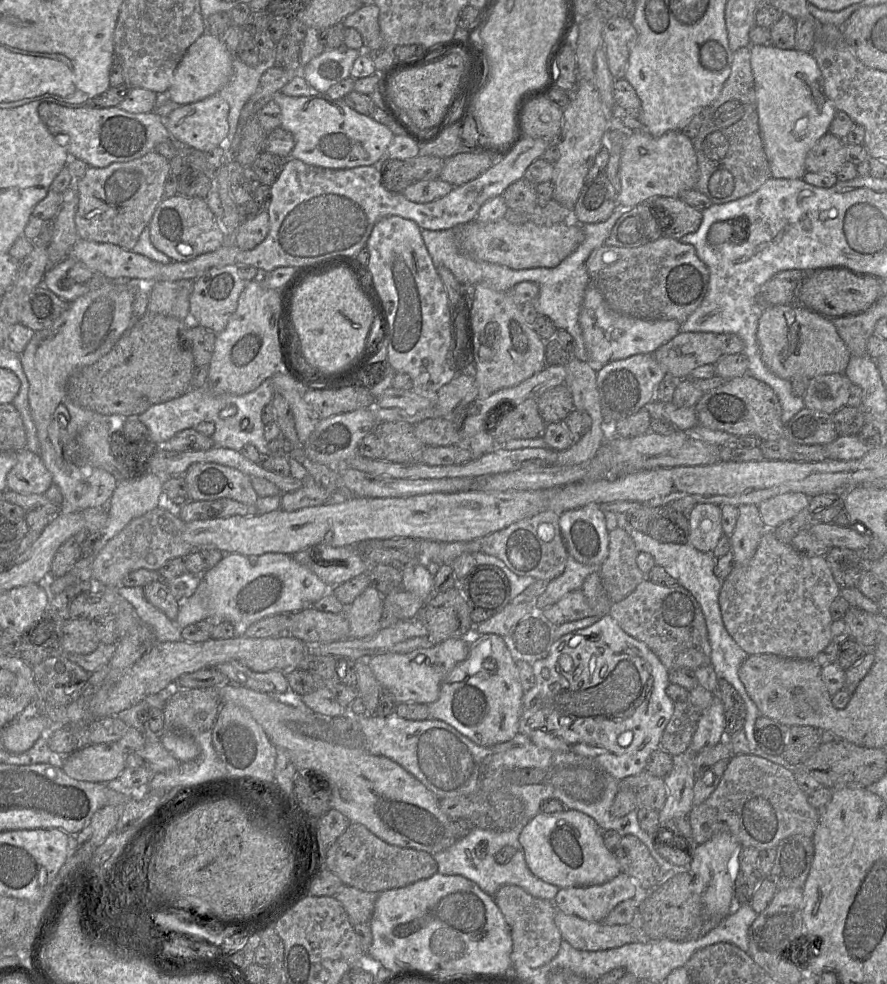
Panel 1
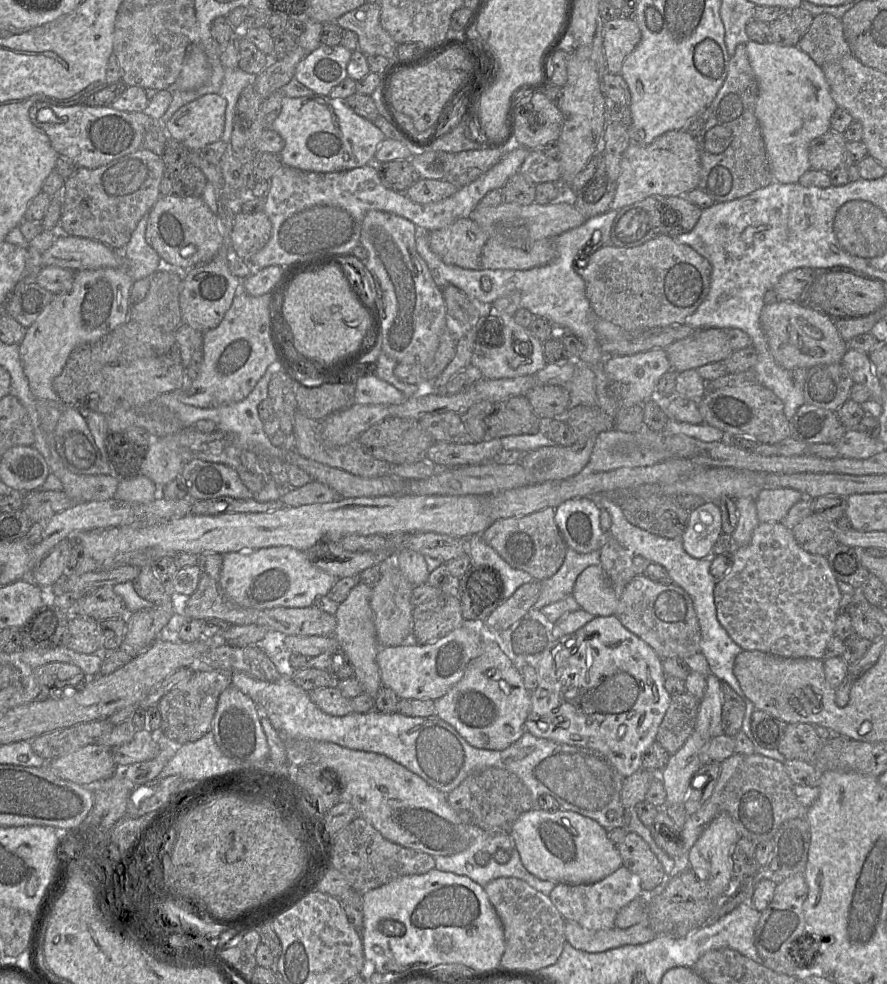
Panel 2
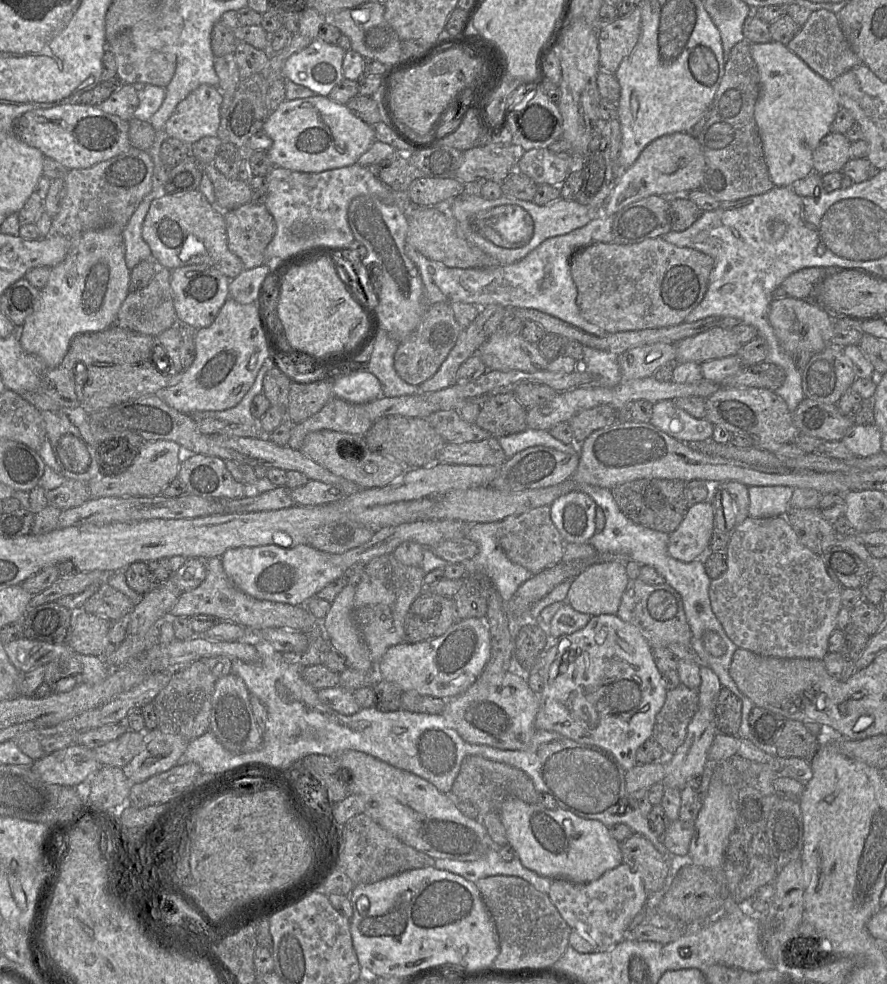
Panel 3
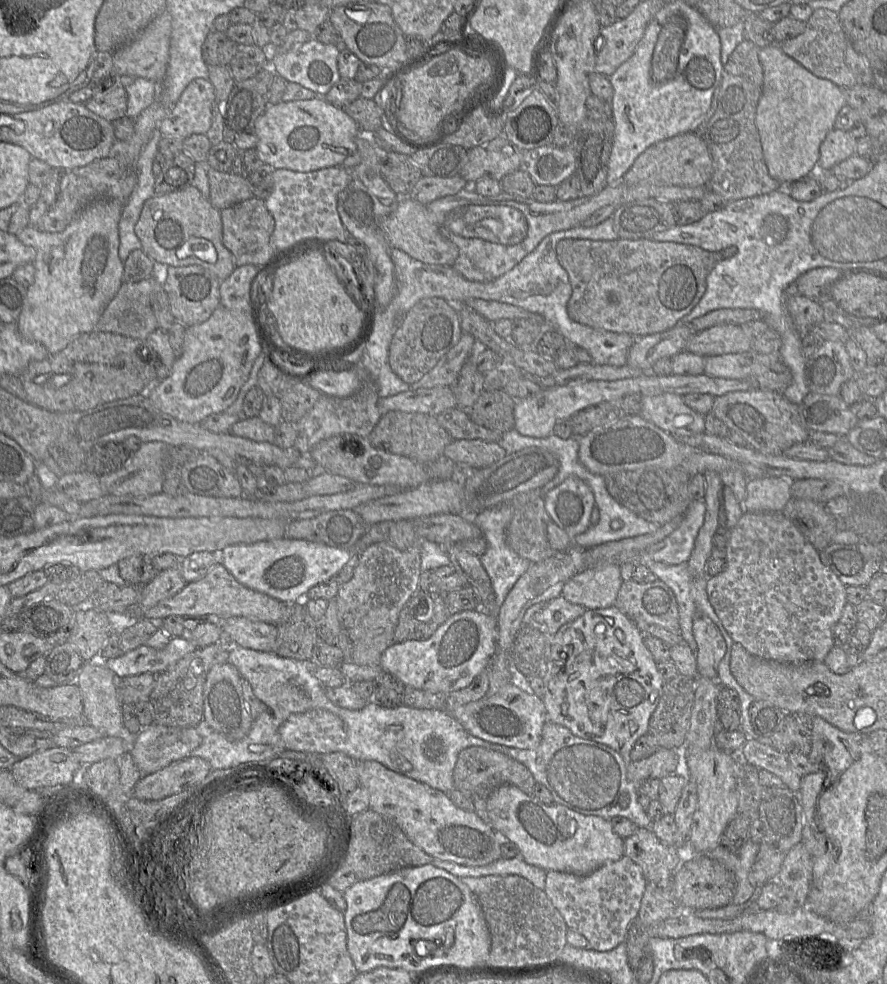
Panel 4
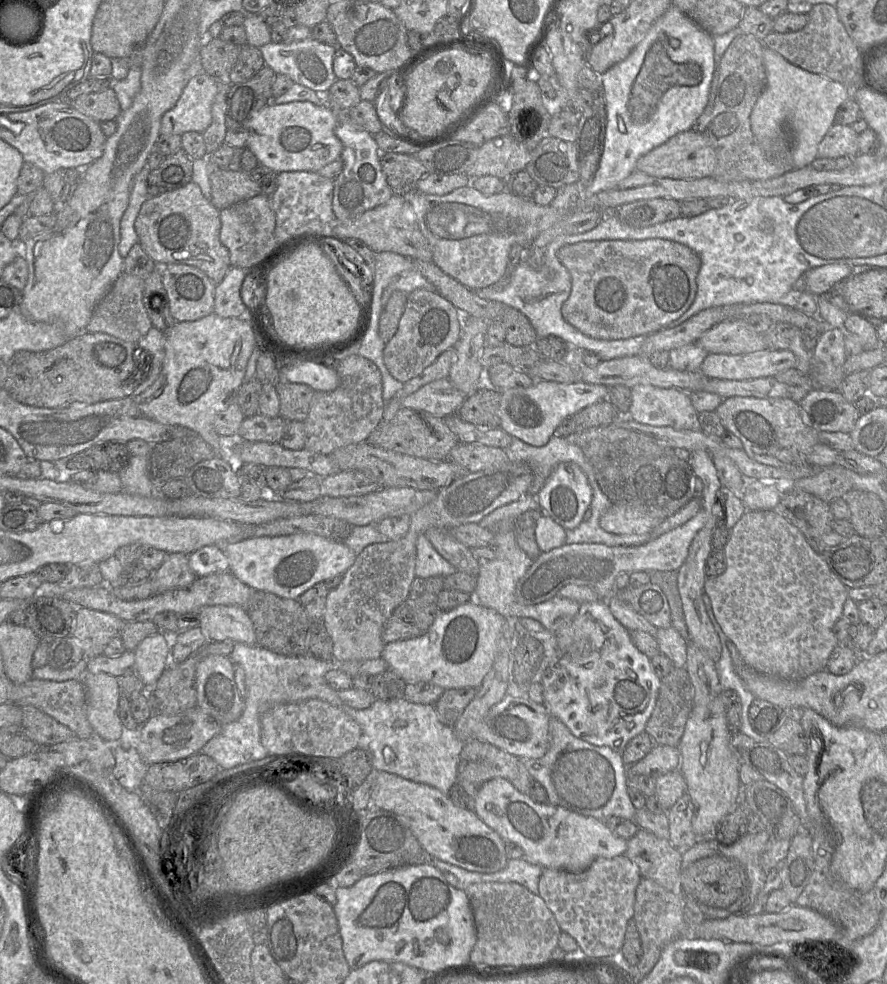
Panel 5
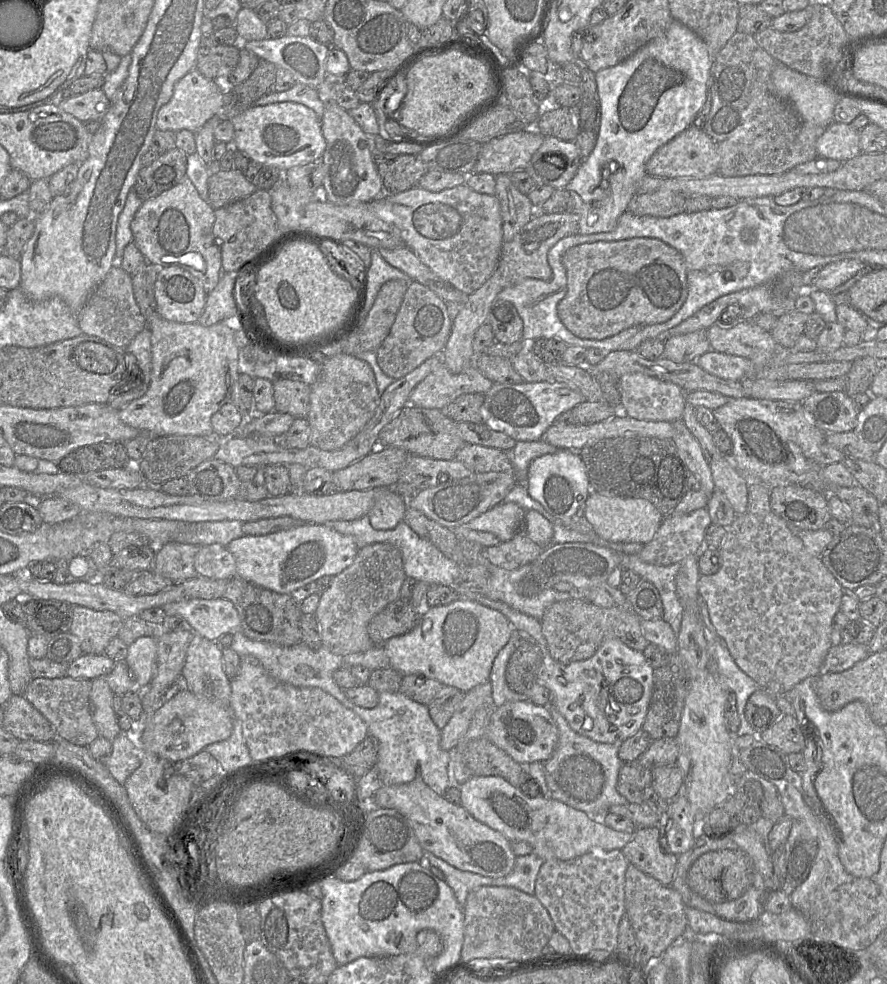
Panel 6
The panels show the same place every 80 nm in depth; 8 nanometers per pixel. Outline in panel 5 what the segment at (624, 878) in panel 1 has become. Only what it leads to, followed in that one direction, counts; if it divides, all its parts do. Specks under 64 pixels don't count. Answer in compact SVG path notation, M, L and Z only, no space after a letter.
M625 855L612 859L597 859L581 873L565 870L542 868L539 880L538 896L552 912L562 932L575 939L578 947L588 957L610 957L621 950L623 946L627 922L633 918L635 892L642 878L639 868Z

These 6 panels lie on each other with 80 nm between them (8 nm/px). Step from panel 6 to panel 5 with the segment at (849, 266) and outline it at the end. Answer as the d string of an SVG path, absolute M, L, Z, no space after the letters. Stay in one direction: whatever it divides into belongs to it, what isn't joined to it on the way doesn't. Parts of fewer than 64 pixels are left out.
M826 264L805 272L806 290L815 297L826 293L835 284L853 274L853 268L847 264Z

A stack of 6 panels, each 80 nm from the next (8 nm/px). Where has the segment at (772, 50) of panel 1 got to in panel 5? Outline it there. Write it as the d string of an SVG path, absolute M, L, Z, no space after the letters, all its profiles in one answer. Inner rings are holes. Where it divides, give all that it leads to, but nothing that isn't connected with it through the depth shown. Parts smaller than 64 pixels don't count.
M763 48L766 84L750 116L752 132L766 156L775 162L791 163L794 169L810 166L818 157L818 146L835 123L838 108L850 97L851 90L826 76L811 73L788 62L769 48ZM785 125L794 133L791 143Z

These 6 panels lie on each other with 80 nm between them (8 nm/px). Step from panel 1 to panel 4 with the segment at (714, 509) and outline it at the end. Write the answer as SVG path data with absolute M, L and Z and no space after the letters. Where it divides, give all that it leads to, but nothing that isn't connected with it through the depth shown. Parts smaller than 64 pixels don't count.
M704 500L691 501L680 526L662 541L649 546L644 552L656 561L669 565L687 563L695 540L705 519Z

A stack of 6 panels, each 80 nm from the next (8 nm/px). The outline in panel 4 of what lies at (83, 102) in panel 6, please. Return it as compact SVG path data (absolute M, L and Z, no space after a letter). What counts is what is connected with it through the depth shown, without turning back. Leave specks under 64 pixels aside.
M117 85L117 87L90 99L84 106L107 121L112 122L120 119L126 116L127 110L127 93L125 87Z

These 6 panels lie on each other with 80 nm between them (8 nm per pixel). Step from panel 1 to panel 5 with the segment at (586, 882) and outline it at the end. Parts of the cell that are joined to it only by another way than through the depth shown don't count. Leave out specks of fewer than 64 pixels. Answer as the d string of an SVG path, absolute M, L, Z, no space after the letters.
M503 778L491 779L477 789L473 811L505 842L519 845L524 859L542 868L581 873L595 860L612 859L627 850L628 840L615 835L605 822L548 802L537 803Z

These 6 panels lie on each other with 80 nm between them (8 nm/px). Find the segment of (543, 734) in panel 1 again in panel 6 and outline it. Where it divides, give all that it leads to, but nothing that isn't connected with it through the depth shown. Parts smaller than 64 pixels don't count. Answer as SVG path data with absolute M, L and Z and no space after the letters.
M617 638L606 639L594 655L569 664L556 662L544 683L550 693L550 704L565 718L576 733L595 742L615 744L618 747L642 729L654 685L654 669L641 651L634 650Z

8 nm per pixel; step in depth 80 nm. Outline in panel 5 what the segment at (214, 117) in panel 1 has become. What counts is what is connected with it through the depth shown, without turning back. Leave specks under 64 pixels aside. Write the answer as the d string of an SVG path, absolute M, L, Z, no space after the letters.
M205 73L189 79L175 106L163 114L160 123L160 134L181 136L185 132L203 133L211 124L212 104L218 89L219 81Z

